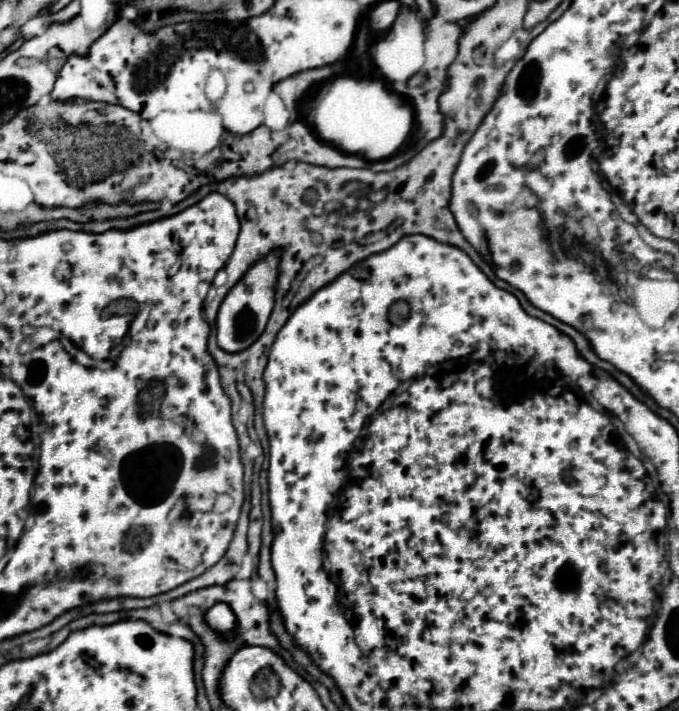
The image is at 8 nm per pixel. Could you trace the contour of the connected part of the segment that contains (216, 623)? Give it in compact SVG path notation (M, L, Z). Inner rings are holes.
M225 603L213 605L213 607L207 611L207 623L209 623L215 631L219 631L226 639L233 639L236 619L233 613L231 613L231 609L229 609Z

